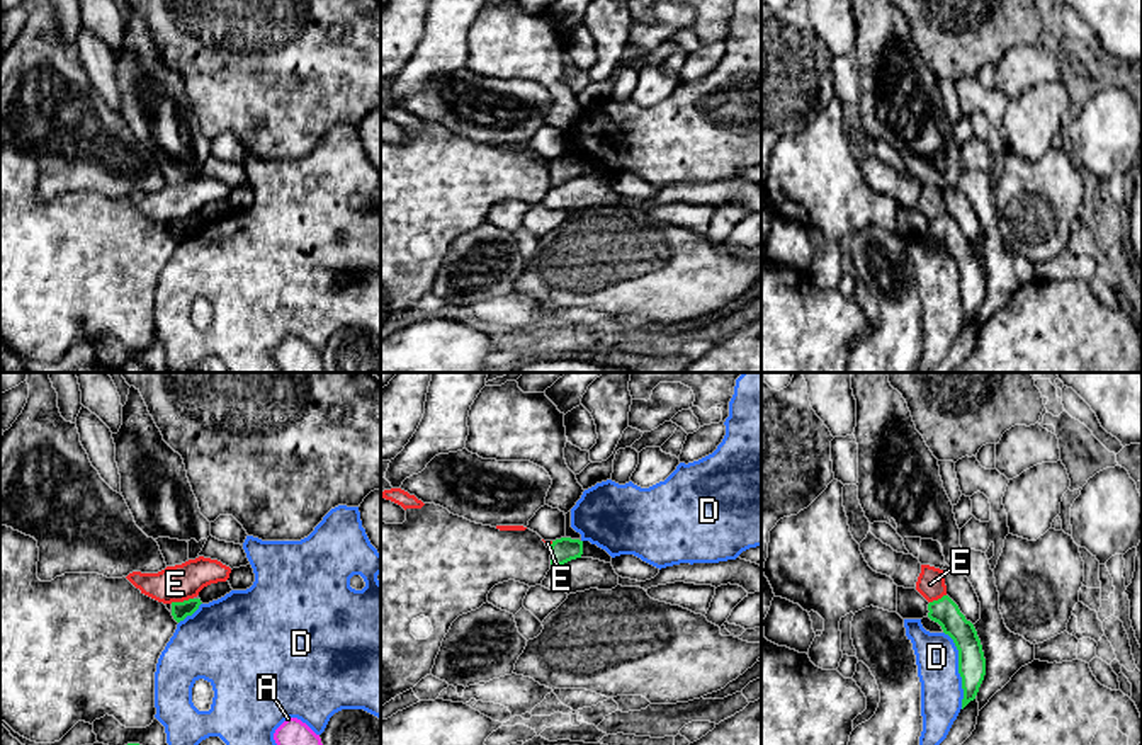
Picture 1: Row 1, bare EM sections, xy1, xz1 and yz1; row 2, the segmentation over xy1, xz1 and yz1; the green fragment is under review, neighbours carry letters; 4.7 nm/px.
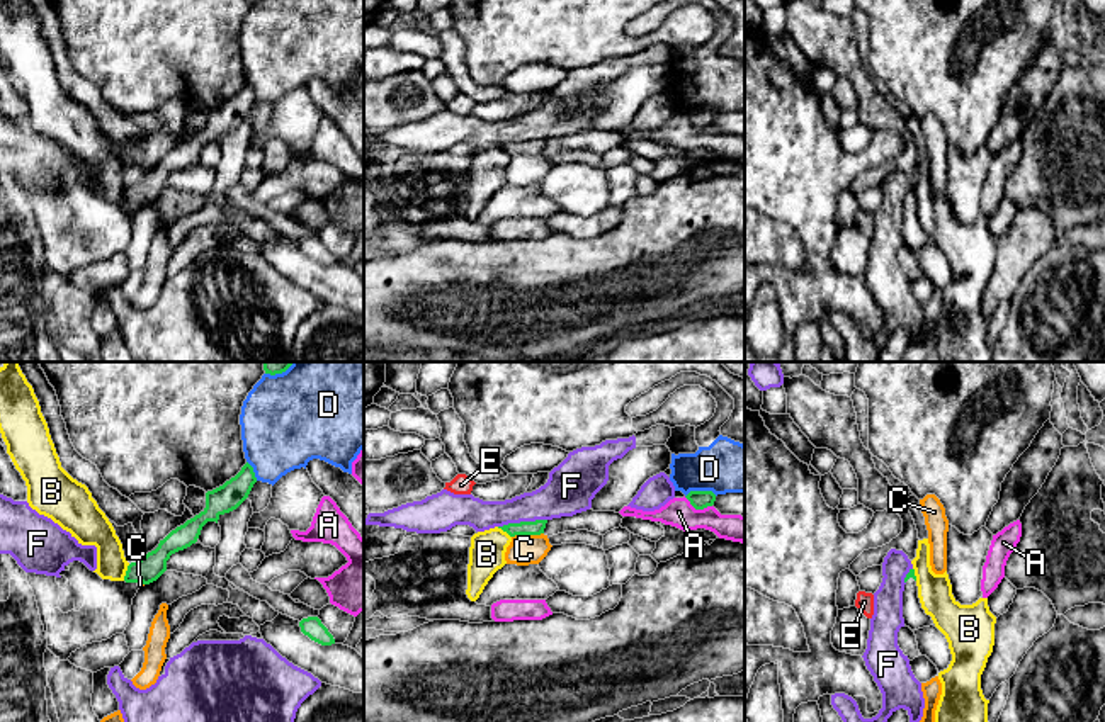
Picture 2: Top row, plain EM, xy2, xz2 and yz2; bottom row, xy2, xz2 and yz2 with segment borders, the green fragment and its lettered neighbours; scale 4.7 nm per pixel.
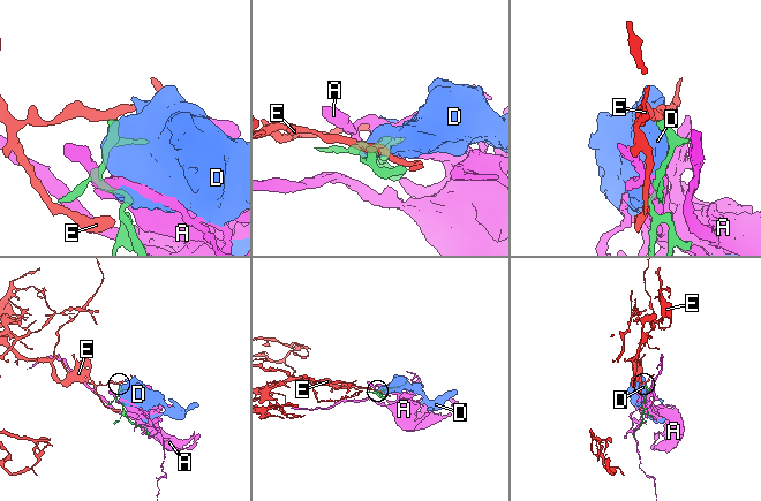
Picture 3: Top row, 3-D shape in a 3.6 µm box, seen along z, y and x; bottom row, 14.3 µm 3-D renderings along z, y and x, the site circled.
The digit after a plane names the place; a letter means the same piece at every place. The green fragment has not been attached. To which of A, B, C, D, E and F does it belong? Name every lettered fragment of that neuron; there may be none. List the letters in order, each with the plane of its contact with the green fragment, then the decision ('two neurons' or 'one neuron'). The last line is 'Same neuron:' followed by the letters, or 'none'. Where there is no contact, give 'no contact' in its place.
A: xz2 | two neurons
B: xy2 | two neurons
C: xz2 | two neurons
D: yz1 | two neurons
E: xy1 | two neurons
F: xz2 | two neurons
Same neuron: none

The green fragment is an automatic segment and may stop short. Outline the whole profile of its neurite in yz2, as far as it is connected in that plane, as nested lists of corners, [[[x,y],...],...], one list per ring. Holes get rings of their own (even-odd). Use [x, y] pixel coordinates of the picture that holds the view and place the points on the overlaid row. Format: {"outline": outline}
{"outline": [[[910,569],[910,573],[904,578],[904,583],[906,583],[903,591],[904,625],[910,627],[911,630],[935,625],[932,617],[926,615],[925,610],[921,608],[915,569]]]}

